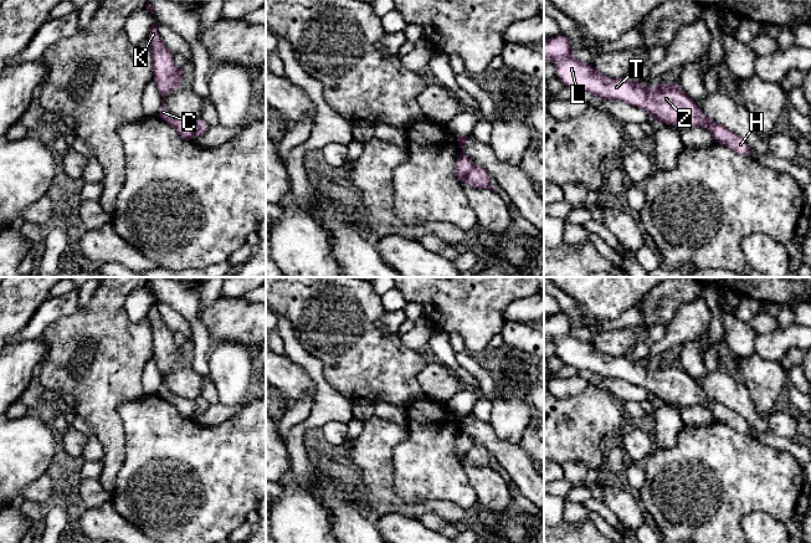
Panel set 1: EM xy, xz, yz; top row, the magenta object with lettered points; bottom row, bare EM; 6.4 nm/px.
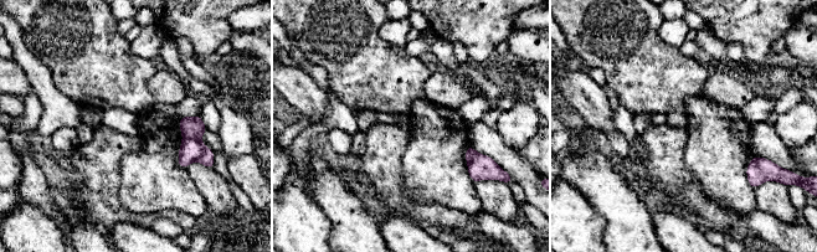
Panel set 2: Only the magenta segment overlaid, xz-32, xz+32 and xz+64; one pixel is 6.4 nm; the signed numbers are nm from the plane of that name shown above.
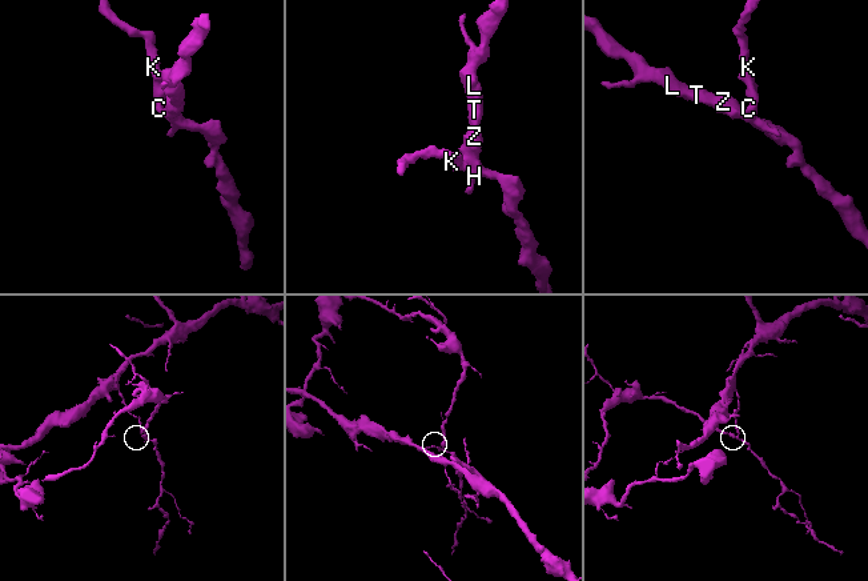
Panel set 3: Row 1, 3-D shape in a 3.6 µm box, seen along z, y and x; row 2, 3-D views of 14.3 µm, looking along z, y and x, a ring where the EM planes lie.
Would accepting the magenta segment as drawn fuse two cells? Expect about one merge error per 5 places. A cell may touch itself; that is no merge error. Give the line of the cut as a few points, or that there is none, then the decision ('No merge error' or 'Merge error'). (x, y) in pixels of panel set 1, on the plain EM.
Split along xy (194, 400), (194, 411), (190, 416). Merge error

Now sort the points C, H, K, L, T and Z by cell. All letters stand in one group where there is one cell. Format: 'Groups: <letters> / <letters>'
Groups: C K / H L T Z

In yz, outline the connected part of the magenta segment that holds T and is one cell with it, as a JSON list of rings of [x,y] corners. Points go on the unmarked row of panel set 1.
[[[558,313],[548,318],[544,317],[544,338],[553,338],[556,345],[556,355],[564,362],[564,364],[575,367],[578,370],[591,370],[599,378],[606,376],[627,380],[635,385],[647,389],[653,399],[662,400],[664,403],[674,403],[682,408],[697,404],[704,405],[709,400],[713,404],[712,413],[715,421],[719,421],[740,434],[754,436],[755,432],[750,429],[749,424],[740,414],[722,403],[708,398],[695,380],[673,360],[664,360],[656,367],[650,367],[645,362],[633,360],[630,355],[616,358],[597,350],[591,342],[584,342],[575,338],[571,334],[573,327],[574,324],[563,313]]]

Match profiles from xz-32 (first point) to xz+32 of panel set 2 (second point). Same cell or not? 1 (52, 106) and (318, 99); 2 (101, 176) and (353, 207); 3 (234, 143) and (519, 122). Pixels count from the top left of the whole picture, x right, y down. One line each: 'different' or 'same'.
1: different
2: different
3: same

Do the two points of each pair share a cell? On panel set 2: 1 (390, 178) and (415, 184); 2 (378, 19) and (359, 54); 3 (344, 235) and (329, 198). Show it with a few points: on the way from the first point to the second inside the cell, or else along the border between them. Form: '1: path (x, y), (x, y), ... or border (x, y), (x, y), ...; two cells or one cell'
1: border (404, 152), (402, 193); two cells
2: path (369, 27), (361, 35), (361, 45); one cell
3: path (344, 226), (344, 212), (338, 206); one cell

